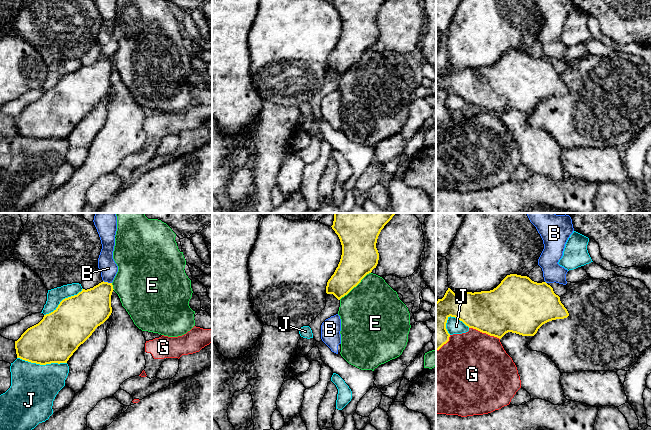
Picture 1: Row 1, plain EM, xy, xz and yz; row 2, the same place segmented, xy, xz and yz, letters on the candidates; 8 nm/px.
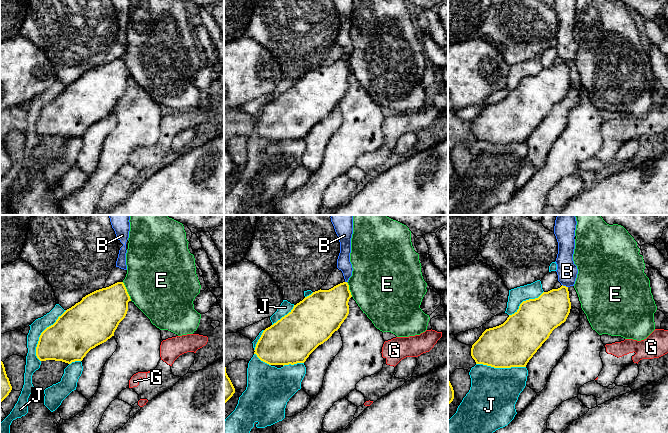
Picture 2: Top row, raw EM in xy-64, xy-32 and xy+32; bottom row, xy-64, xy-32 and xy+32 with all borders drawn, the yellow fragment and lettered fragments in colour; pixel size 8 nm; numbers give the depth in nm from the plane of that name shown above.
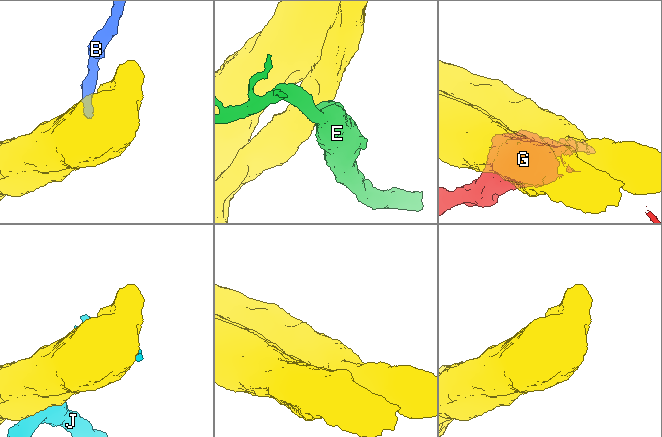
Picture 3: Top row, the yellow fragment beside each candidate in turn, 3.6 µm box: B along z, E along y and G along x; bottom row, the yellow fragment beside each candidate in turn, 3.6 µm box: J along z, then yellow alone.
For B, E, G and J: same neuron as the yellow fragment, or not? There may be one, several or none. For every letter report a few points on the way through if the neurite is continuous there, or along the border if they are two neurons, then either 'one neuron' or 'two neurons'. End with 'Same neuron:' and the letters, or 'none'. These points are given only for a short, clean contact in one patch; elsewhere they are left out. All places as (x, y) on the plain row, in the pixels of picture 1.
B: border along xy (103, 56), (111, 59); two neurons
E: two neurons
G: two neurons
J: two neurons
Same neuron: none

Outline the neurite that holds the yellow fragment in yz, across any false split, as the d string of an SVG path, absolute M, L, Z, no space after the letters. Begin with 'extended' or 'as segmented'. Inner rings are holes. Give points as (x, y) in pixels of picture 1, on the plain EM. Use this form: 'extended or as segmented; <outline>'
as segmented; M507 51L501 59L490 67L455 70L450 64L442 75L436 78L436 126L449 117L446 105L449 93L455 93L469 104L501 115L512 108L522 112L534 112L545 99L569 92L567 85L546 58L537 59L527 52Z

